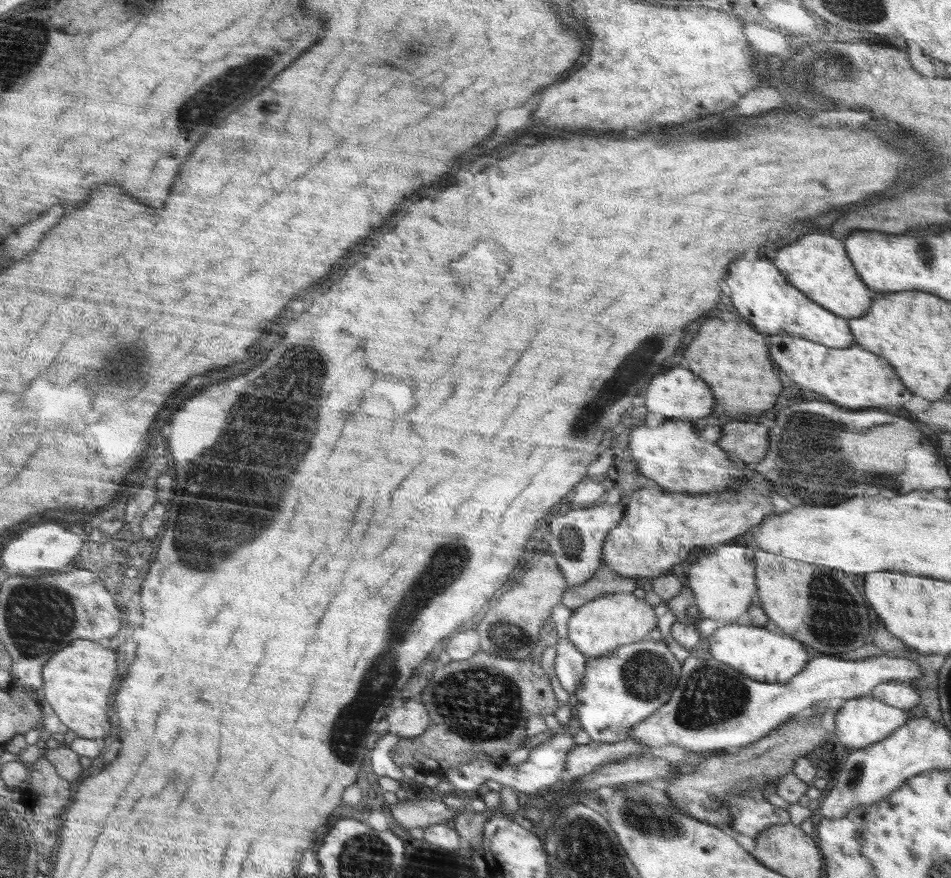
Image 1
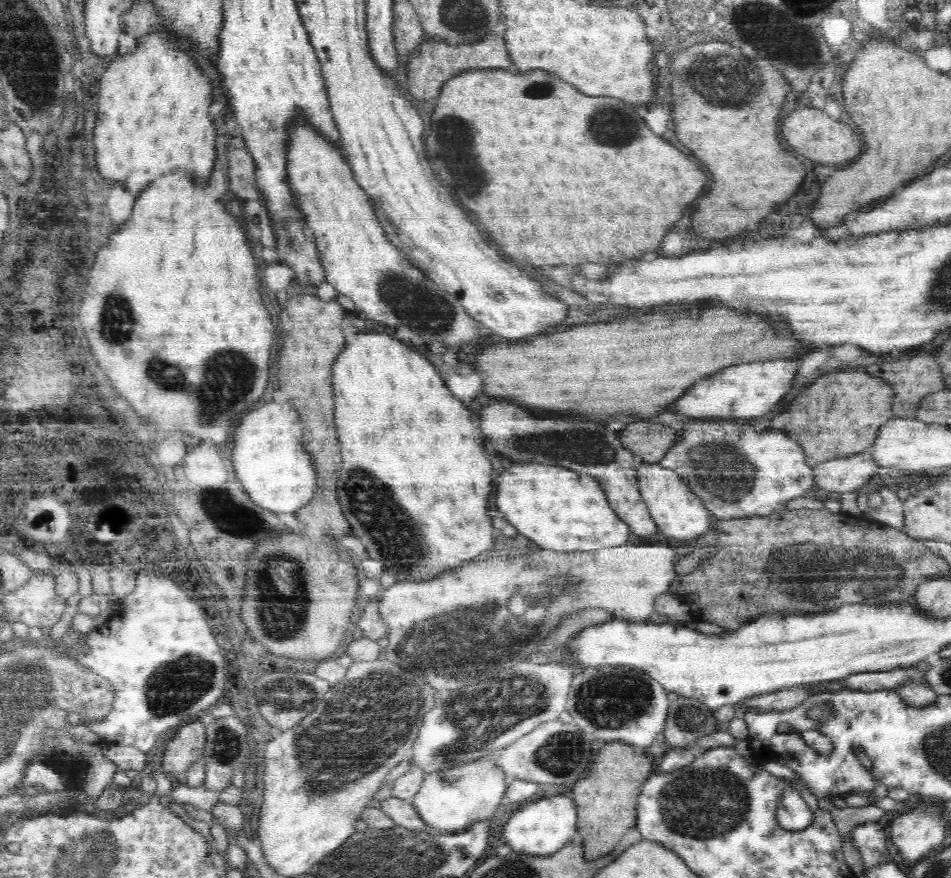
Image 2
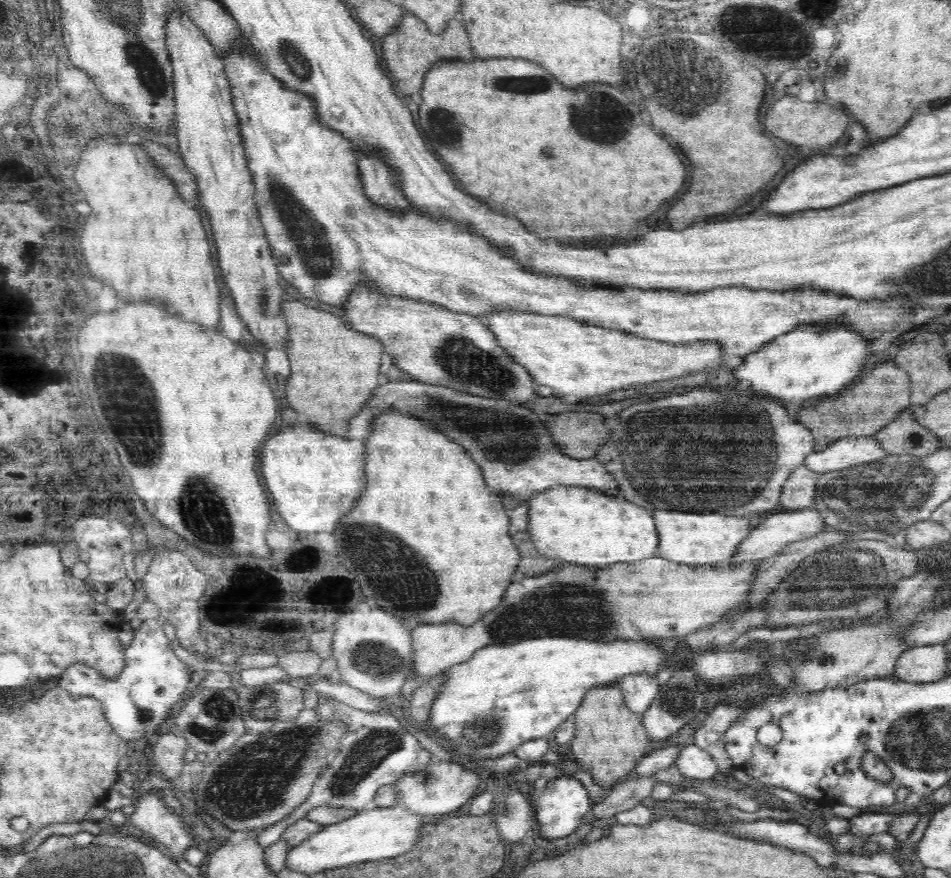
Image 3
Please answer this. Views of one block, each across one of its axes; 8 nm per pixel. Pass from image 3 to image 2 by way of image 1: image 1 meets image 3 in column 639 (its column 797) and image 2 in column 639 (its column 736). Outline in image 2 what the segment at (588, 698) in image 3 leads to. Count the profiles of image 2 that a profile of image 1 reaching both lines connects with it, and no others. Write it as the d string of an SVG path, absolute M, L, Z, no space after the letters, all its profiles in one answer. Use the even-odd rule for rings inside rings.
M622 741L605 743L595 756L588 776L576 782L572 796L578 806L578 830L583 838L584 857L588 861L614 852L624 835L635 827L638 794L641 793L642 782L652 773L650 756Z

